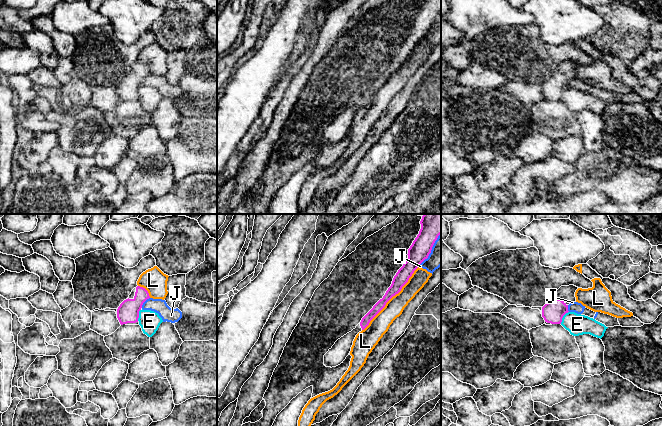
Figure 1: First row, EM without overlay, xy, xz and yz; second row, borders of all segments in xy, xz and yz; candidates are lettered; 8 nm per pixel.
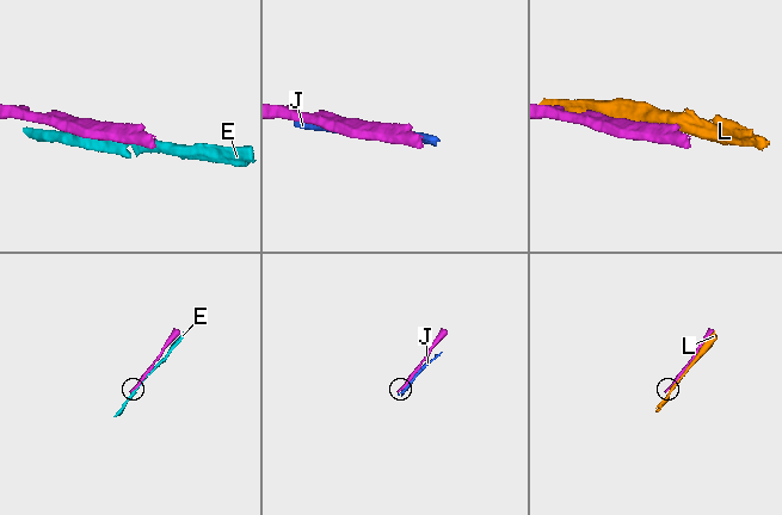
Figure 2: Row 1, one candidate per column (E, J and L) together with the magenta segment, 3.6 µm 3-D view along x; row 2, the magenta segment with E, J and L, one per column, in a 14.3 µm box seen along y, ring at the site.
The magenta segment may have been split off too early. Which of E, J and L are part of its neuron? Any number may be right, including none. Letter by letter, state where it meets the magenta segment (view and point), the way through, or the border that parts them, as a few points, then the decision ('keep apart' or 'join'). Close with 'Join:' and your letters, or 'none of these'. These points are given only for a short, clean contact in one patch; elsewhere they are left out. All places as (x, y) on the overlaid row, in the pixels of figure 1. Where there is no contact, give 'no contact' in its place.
E: meets magenta in yz at (562, 317); keep apart
J: meets magenta in xy at (144, 301); keep apart
L: meets magenta in xz at (391, 297); keep apart
Join: none of these

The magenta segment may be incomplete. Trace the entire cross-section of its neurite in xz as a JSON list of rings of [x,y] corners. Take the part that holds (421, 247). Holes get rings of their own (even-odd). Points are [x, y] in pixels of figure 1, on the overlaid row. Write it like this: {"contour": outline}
{"contour": [[[424,214],[420,224],[419,234],[408,249],[408,260],[394,276],[391,286],[383,298],[362,318],[356,328],[338,339],[324,355],[324,365],[326,367],[332,368],[343,363],[351,351],[356,335],[364,330],[370,321],[385,307],[386,303],[401,291],[414,271],[428,258],[435,241],[441,234],[441,214]]]}

